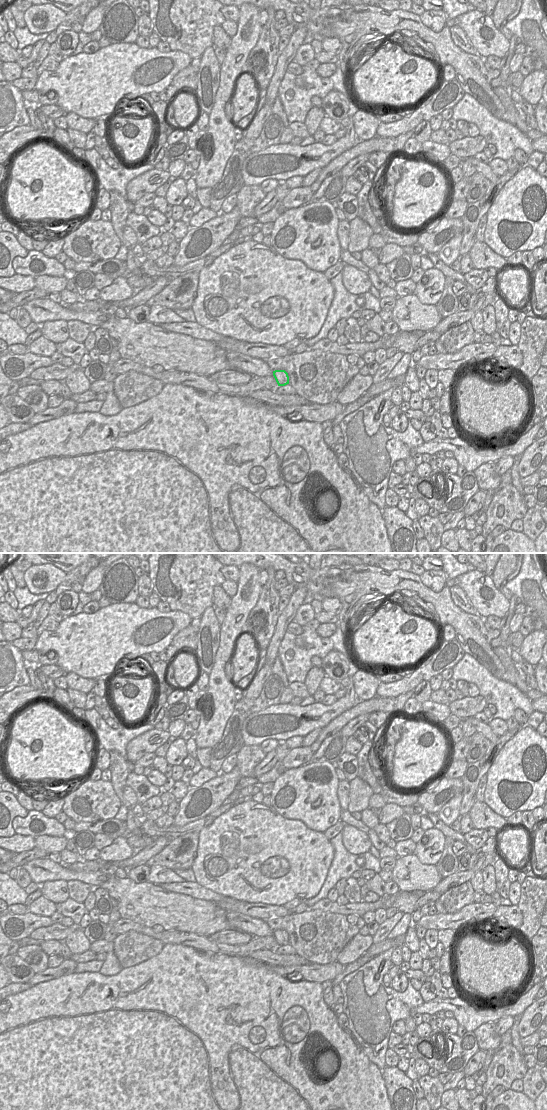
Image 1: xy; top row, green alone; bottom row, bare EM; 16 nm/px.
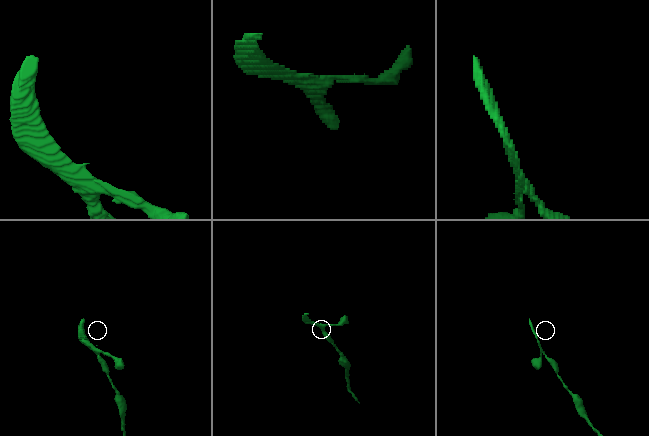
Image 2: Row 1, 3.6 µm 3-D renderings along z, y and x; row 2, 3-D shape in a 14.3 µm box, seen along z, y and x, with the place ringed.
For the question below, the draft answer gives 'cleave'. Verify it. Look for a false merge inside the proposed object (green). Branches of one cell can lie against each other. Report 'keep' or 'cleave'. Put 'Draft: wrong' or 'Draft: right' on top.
Draft: wrong
keep

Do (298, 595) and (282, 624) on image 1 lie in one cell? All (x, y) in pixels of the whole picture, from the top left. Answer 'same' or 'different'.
same

